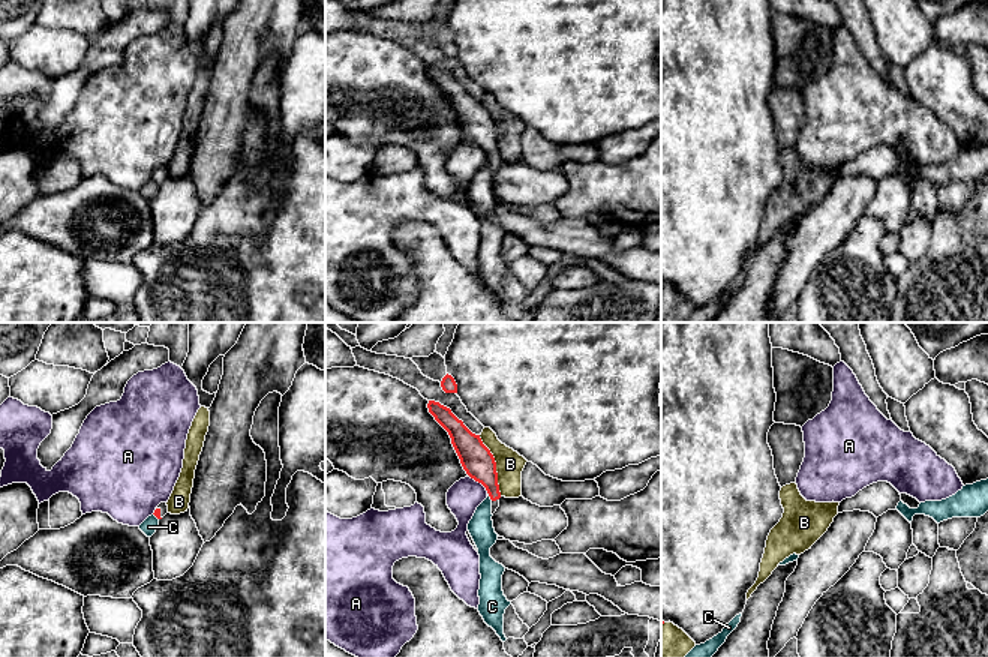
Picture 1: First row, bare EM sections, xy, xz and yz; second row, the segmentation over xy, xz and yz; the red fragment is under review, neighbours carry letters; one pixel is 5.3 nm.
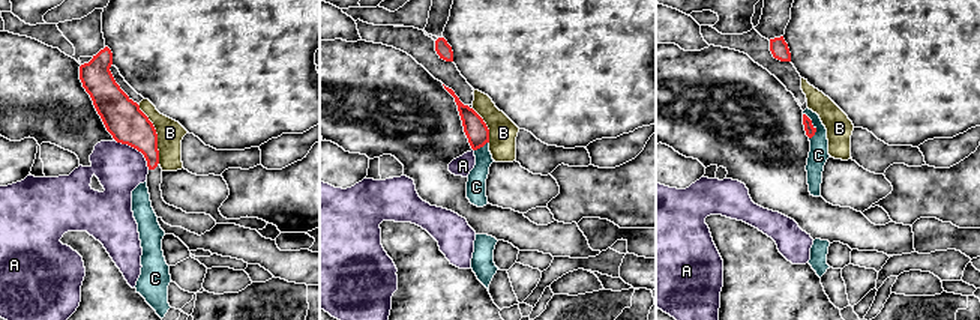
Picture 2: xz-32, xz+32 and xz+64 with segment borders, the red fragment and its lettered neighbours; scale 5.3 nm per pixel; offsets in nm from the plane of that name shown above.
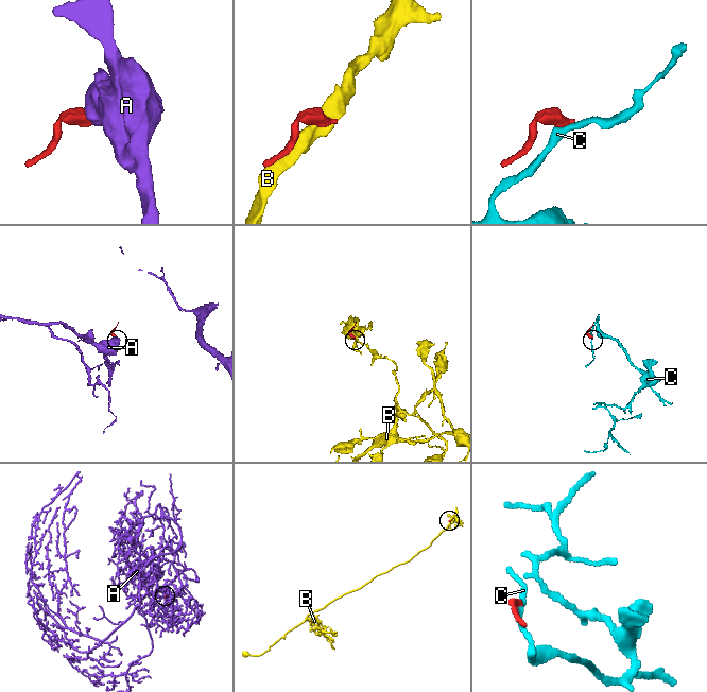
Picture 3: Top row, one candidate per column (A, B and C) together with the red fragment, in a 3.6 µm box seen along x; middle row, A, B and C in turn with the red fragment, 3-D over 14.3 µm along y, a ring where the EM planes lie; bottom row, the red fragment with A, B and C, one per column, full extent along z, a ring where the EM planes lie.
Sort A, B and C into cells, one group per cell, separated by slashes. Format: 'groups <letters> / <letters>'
groups A / B / C

